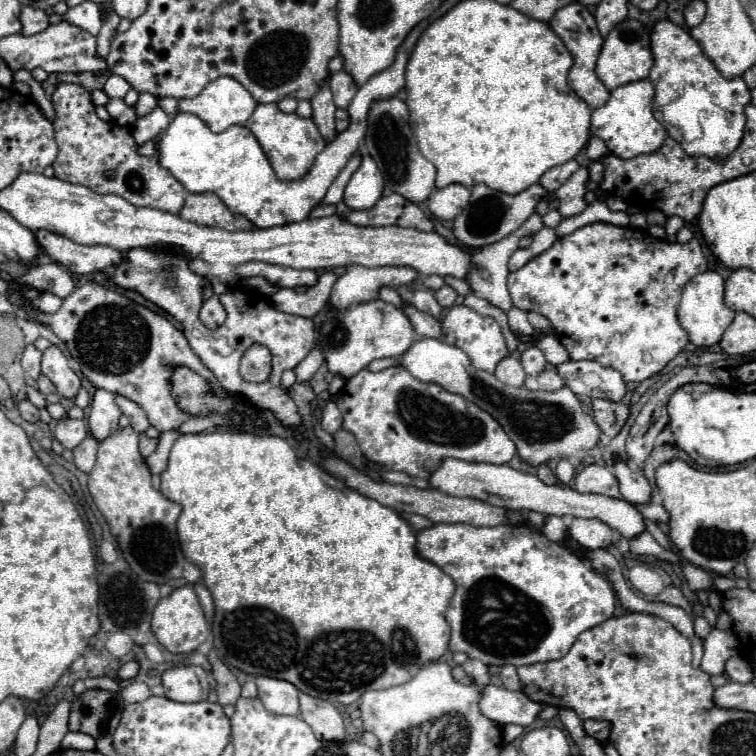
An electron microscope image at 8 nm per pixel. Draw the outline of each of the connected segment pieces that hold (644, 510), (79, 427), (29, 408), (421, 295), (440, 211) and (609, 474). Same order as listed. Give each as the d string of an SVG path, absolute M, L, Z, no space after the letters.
M635 504L635 508L645 516L645 518L649 518L649 520L653 520L653 522L667 522L667 512L665 512L665 508L663 506L659 506L659 504Z
M63 418L57 422L55 426L55 438L63 444L63 448L73 450L77 444L81 444L81 440L85 440L85 436L89 436L87 432L87 422L85 420L71 420L71 418Z
M23 400L17 404L19 412L21 412L21 418L27 420L27 422L39 422L39 410L29 402L29 400Z
M417 290L417 292L413 294L411 304L413 304L417 310L427 312L427 314L431 314L431 316L435 316L435 318L439 318L441 312L443 312L443 308L441 308L441 306L437 304L437 300L433 298L433 292L431 292L431 290Z
M449 184L429 196L429 210L441 220L453 220L469 202L471 190L463 184Z
M589 464L581 472L577 472L575 490L587 492L587 494L603 494L603 496L621 498L619 484L613 470L609 466L599 466L599 464Z

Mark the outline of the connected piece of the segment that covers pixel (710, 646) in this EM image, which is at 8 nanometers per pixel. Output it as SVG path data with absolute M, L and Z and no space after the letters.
M713 628L703 644L701 670L707 674L721 674L727 658L739 654L739 642L731 630Z

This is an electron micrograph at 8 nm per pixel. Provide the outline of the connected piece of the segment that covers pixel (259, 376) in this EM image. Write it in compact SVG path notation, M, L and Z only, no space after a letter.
M253 344L241 358L241 376L247 382L263 382L271 374L271 352L261 344Z

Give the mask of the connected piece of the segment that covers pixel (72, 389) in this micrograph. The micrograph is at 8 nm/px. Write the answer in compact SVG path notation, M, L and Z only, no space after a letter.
M49 346L41 358L43 374L55 384L61 398L75 398L81 388L81 378L71 370L69 360L59 346Z

